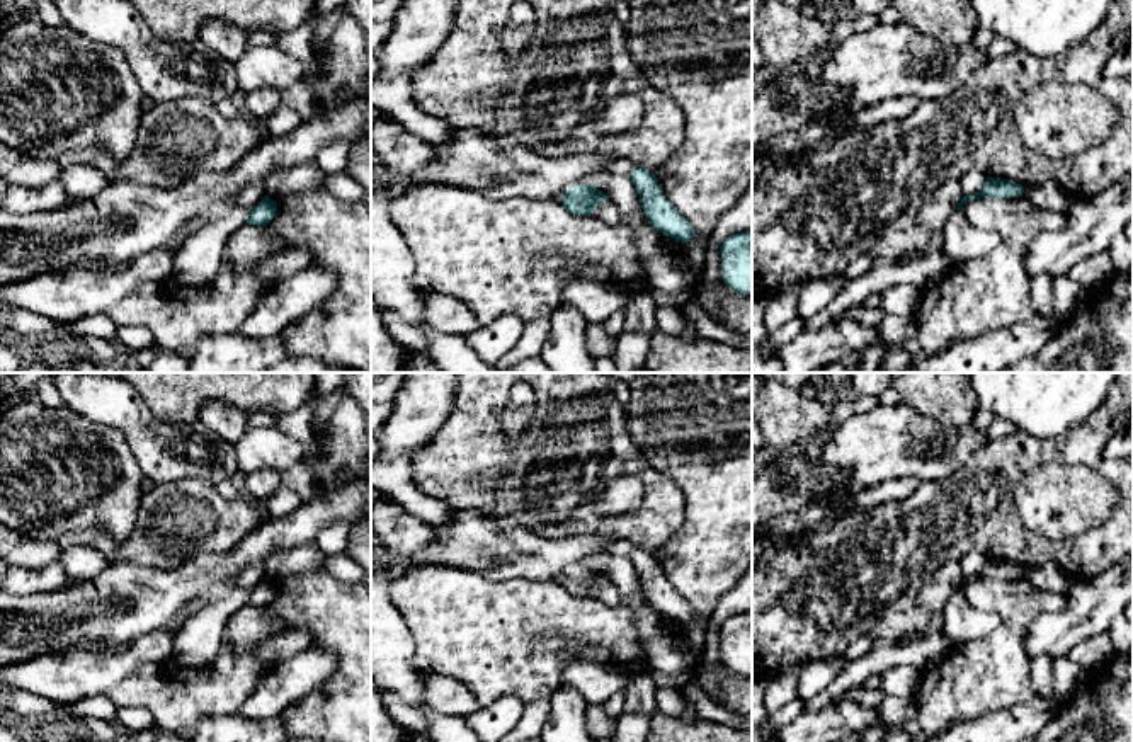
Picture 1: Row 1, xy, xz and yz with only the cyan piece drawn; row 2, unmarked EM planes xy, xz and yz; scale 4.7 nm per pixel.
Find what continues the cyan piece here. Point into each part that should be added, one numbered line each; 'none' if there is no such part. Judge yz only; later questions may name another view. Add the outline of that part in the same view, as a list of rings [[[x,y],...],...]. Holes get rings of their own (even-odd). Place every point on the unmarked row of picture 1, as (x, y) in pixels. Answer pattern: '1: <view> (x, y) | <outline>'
none

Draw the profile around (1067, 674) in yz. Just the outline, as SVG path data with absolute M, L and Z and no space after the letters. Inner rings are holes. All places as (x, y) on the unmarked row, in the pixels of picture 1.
M1058 657L1053 662L1053 677L1051 677L1051 699L1055 703L1063 703L1073 696L1079 689L1085 671L1080 664L1073 662L1068 657Z

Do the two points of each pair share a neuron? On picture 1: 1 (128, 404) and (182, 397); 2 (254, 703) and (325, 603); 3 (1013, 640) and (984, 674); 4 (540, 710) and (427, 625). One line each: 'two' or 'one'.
1: two
2: two
3: one
4: two

